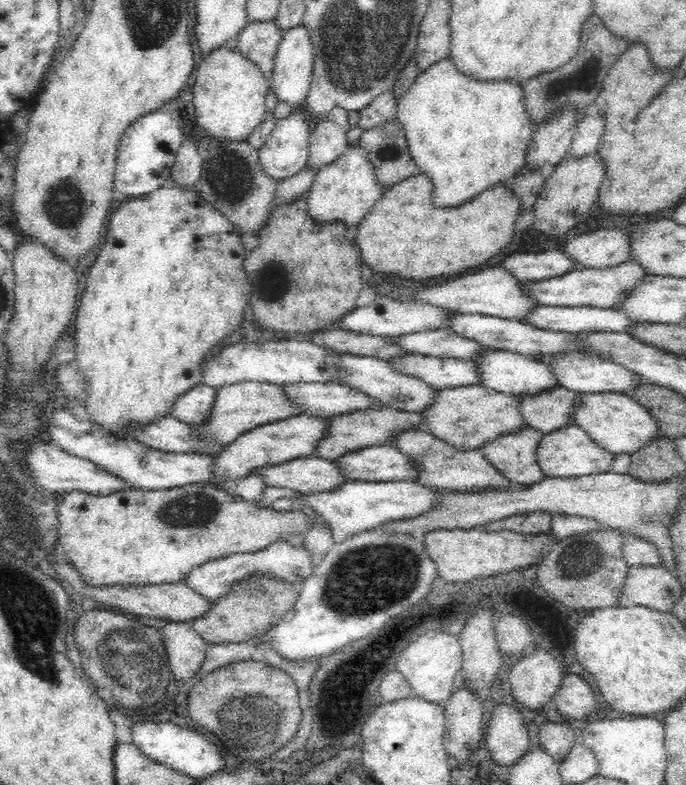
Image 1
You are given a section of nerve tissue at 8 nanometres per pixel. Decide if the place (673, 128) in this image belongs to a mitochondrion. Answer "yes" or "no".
no

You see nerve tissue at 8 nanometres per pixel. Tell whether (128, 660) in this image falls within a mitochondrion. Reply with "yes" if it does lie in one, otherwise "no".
yes

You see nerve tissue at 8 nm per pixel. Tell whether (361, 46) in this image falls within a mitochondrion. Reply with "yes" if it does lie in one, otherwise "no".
yes

